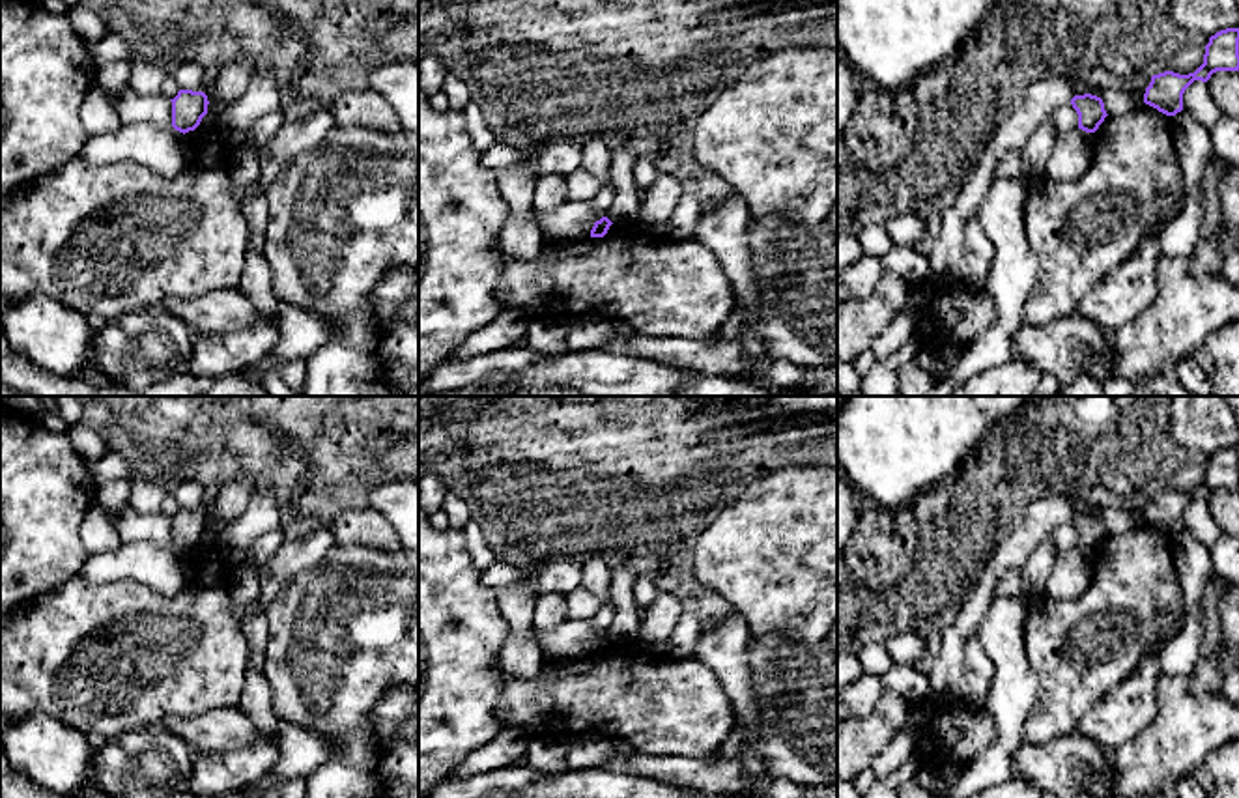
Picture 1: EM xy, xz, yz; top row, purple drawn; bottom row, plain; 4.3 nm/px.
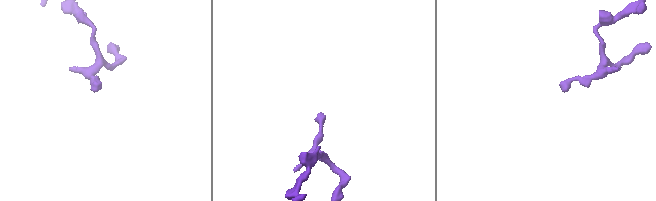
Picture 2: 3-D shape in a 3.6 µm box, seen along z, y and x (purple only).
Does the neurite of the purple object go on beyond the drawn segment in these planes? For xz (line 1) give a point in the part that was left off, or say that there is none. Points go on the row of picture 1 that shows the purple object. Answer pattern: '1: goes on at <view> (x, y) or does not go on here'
1: does not go on here

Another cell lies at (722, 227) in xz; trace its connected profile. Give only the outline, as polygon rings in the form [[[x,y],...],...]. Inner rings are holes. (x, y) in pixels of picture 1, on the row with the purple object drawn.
[[[733,194],[701,211],[695,239],[716,252],[725,275],[733,282],[738,303],[749,310],[751,323],[740,336],[740,342],[751,359],[762,359],[768,355],[768,348],[753,329],[759,297],[746,239],[749,222],[751,213],[746,200]]]

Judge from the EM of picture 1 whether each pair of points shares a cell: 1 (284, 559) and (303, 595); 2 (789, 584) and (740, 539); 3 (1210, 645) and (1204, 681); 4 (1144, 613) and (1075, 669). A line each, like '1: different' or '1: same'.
1: different
2: same
3: same
4: same

